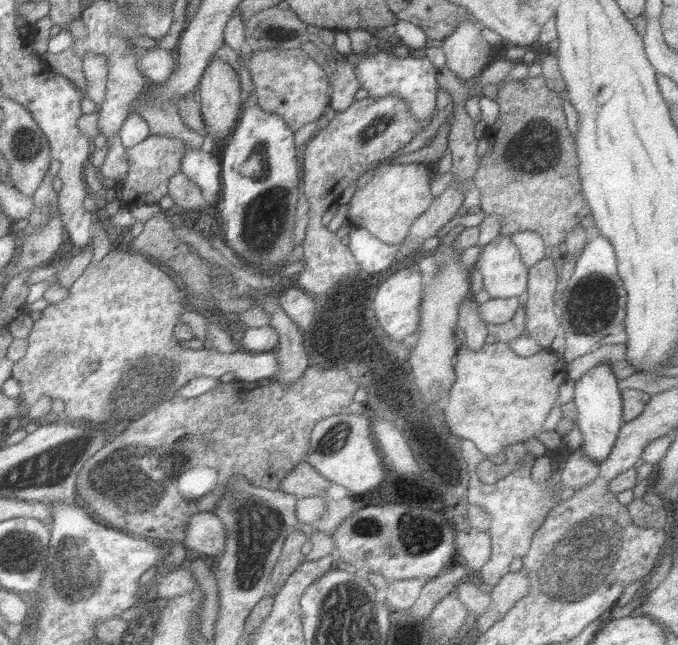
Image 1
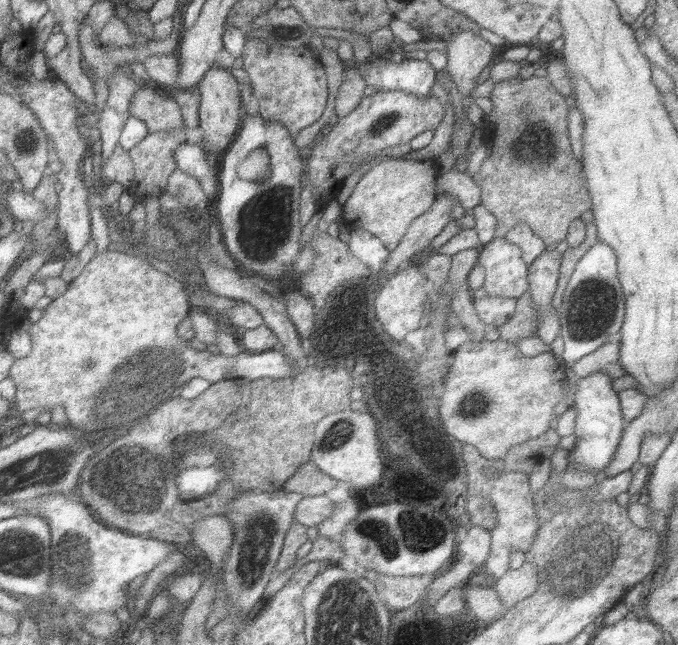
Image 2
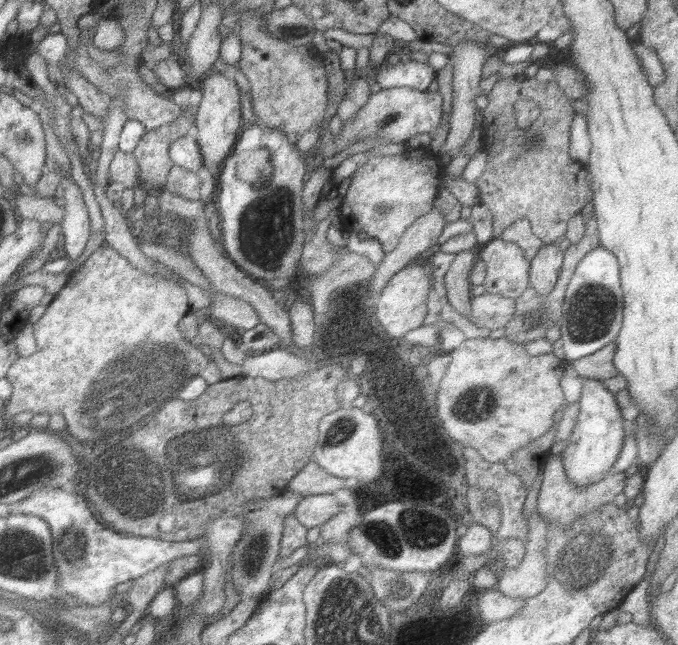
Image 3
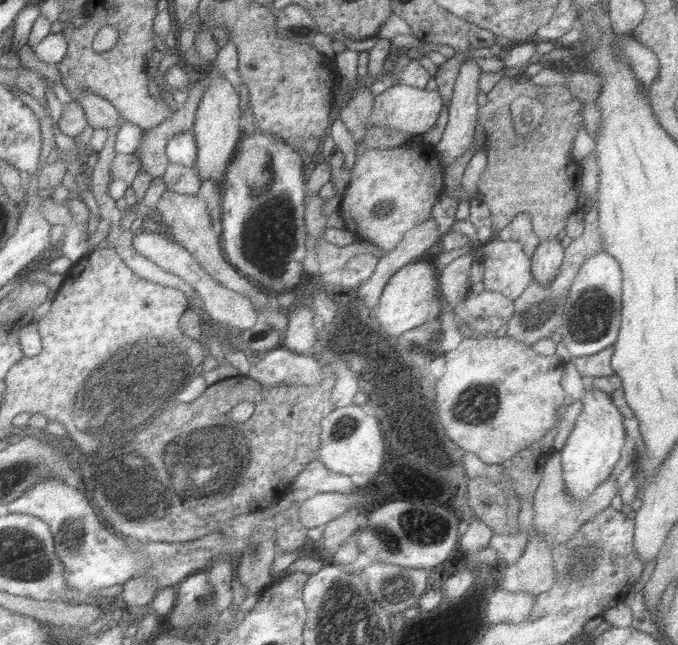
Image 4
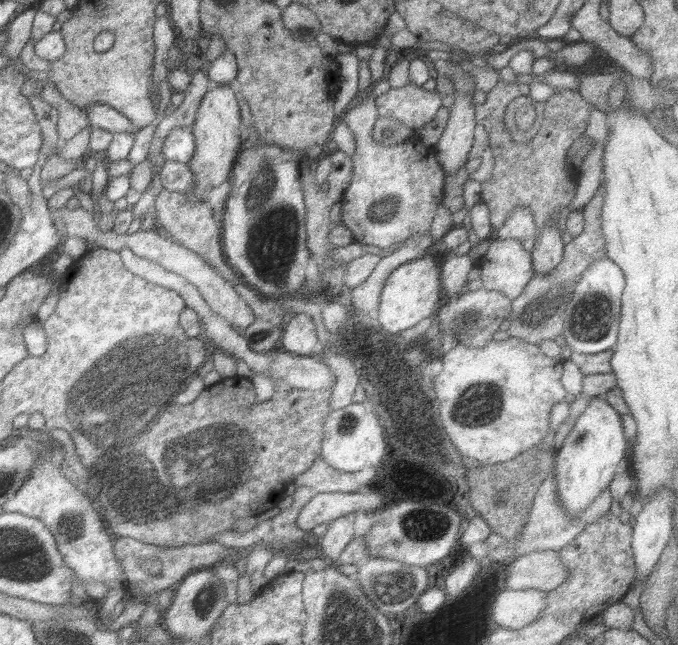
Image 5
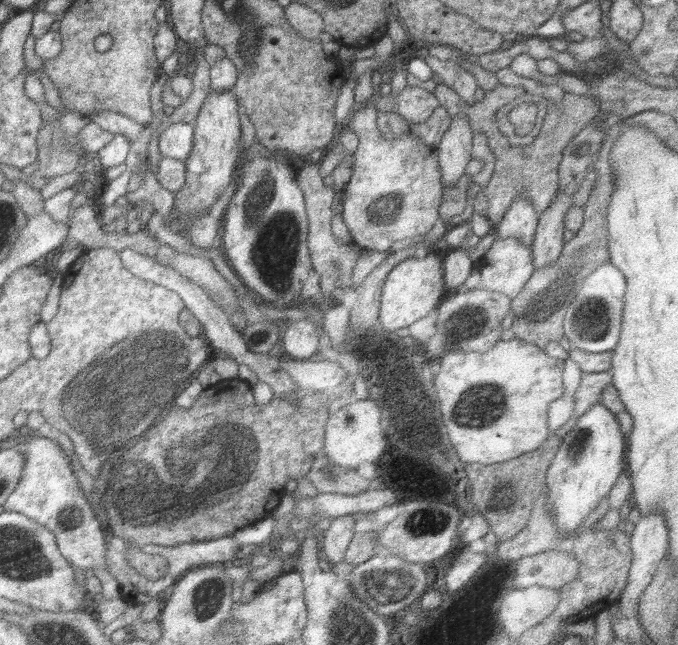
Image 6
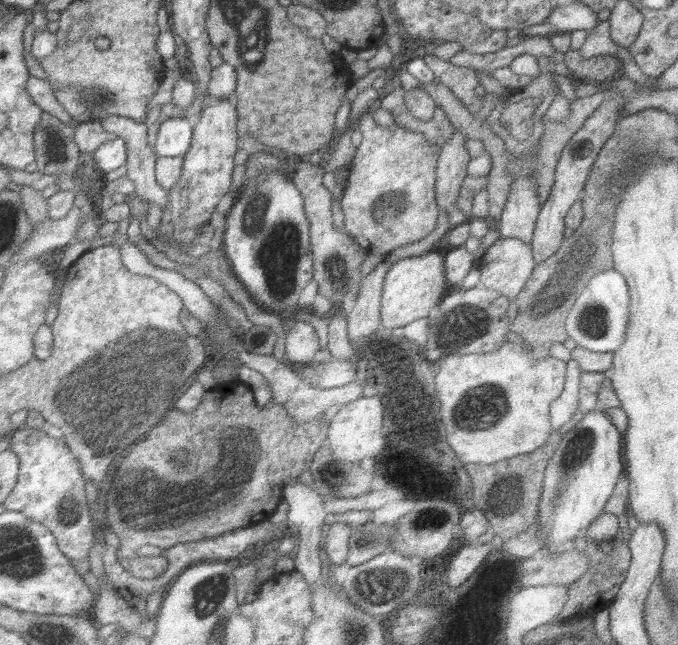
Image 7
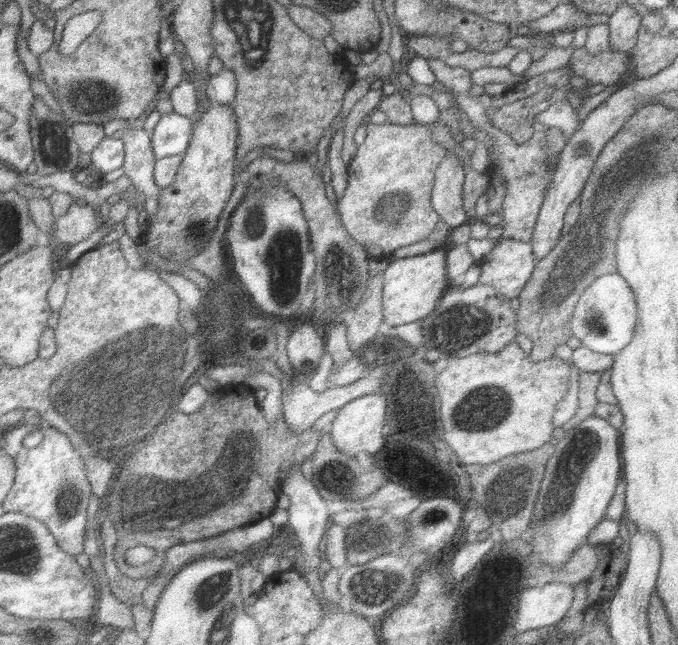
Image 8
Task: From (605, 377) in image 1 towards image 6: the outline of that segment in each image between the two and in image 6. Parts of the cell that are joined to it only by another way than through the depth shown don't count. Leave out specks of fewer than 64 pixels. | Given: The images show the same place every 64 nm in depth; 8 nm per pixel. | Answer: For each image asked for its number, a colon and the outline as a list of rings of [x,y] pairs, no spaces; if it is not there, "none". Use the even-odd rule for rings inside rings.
2: [[[593,372],[575,384],[575,446],[567,456],[569,464],[575,464],[579,468],[589,468],[601,472],[607,464],[611,464],[615,450],[619,446],[621,434],[625,430],[625,418],[621,412],[621,400],[619,394],[613,392],[613,380],[609,374]]]
3: [[[581,380],[581,394],[579,394],[579,418],[577,424],[567,440],[563,454],[563,468],[565,474],[573,480],[575,486],[589,486],[599,480],[605,472],[609,472],[625,444],[625,430],[627,424],[623,420],[621,408],[617,404],[615,394],[607,392],[601,380]]]
4: [[[587,390],[581,398],[583,410],[579,418],[575,420],[575,426],[561,448],[561,468],[563,468],[563,482],[569,496],[575,500],[581,500],[583,496],[589,496],[595,492],[595,488],[607,480],[613,470],[621,464],[621,450],[625,444],[625,426],[623,426],[623,414],[613,404],[611,394],[599,392],[599,390]]]
5: [[[601,396],[589,398],[587,408],[577,418],[573,430],[567,434],[565,444],[557,450],[555,482],[557,494],[569,514],[581,512],[593,504],[593,500],[609,486],[611,478],[625,466],[625,434],[621,414]]]
6: [[[601,402],[591,406],[577,420],[575,428],[565,434],[545,476],[545,486],[549,488],[547,506],[555,514],[557,528],[561,532],[579,528],[579,524],[597,508],[597,504],[607,498],[607,492],[615,484],[619,472],[625,472],[625,438],[627,436],[621,432],[617,416]]]

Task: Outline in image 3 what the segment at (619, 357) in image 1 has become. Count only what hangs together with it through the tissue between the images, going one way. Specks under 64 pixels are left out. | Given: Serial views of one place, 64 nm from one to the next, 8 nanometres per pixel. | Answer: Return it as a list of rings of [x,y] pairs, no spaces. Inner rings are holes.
[[[613,340],[607,346],[603,346],[601,350],[571,362],[571,366],[575,368],[579,378],[585,378],[585,380],[601,380],[603,382],[607,378],[615,378],[619,374],[619,370],[613,366],[615,350],[617,350],[617,346]]]

